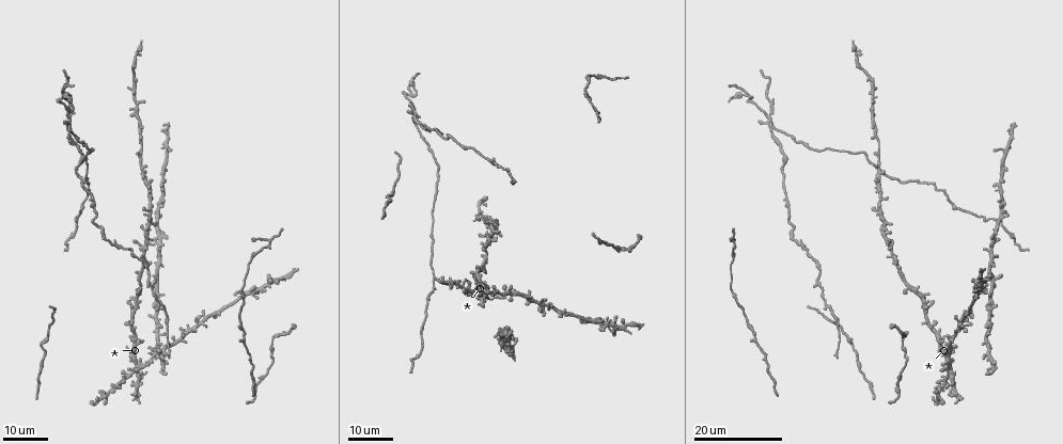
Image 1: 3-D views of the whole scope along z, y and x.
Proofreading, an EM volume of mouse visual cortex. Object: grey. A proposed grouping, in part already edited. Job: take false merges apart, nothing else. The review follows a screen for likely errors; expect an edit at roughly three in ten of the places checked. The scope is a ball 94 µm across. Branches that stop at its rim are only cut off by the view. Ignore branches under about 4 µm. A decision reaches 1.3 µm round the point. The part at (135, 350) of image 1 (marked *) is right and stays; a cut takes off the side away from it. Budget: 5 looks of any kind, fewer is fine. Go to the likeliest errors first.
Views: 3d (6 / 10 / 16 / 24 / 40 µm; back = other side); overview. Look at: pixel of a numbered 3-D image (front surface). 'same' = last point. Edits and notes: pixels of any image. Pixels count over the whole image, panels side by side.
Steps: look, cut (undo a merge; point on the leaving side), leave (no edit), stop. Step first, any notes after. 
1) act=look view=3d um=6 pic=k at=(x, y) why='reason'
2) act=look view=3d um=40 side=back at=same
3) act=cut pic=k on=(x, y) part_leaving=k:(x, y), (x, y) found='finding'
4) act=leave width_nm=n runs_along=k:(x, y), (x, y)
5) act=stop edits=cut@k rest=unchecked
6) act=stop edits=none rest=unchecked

act=look view=3d um=24 pic=1 at=(768, 118) why='four or more arms meet'

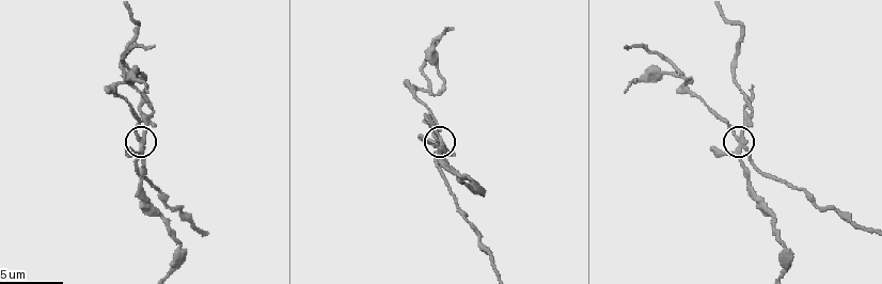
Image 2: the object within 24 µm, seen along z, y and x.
act=look view=3d um=6 pic=2 at=(141, 145)

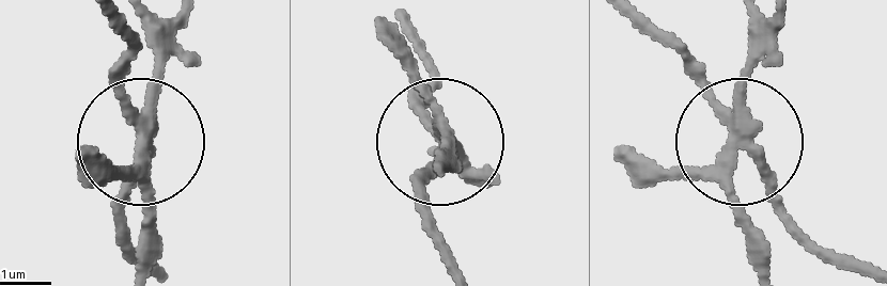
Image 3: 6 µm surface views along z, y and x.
act=cut pic=3 on=(149, 211) side_arm_um=16 part_leaving=3:(139, 136), (139, 272) found='two neurons meet here'

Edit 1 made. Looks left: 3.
act=look view=overview

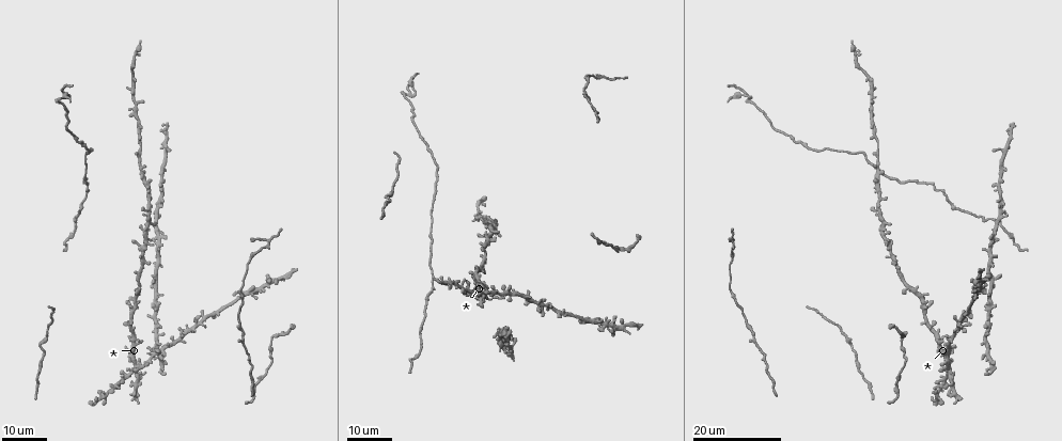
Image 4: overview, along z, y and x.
act=look view=3d um=24 pic=4 at=(268, 242)

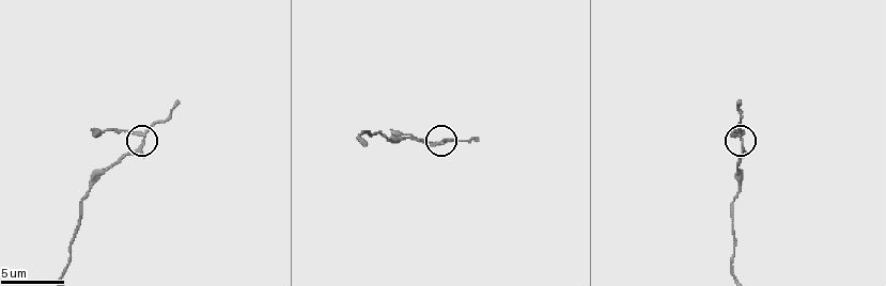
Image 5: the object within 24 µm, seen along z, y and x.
act=look view=3d um=10 pic=5 at=(142, 140)

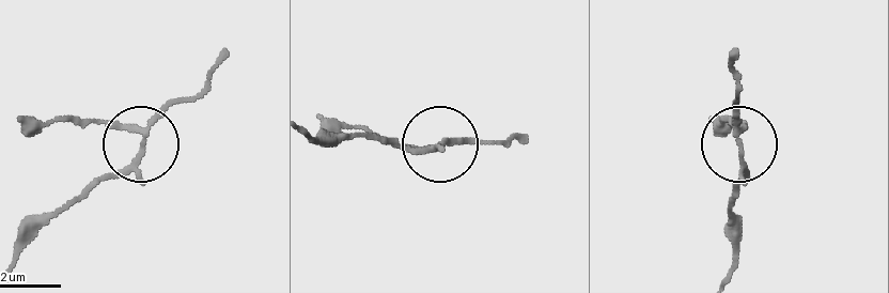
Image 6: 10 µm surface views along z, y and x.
act=cut pic=6 on=(94, 120) width_nm=140 part_leaving=6:(143, 129), (18, 117) found='a second neuron is stuck on'

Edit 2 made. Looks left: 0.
act=stop edits=cut@3,cut@6 rest=unchecked

